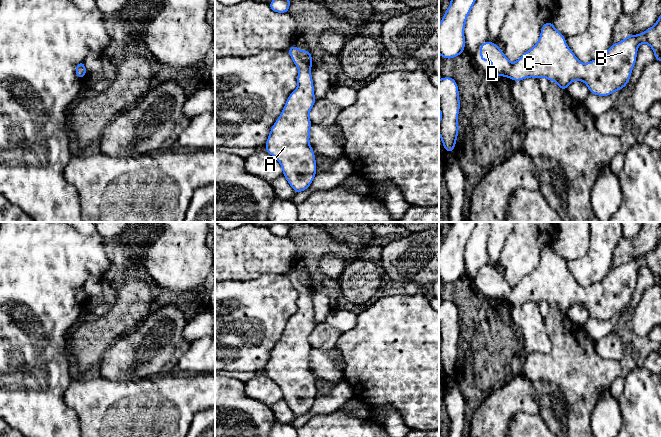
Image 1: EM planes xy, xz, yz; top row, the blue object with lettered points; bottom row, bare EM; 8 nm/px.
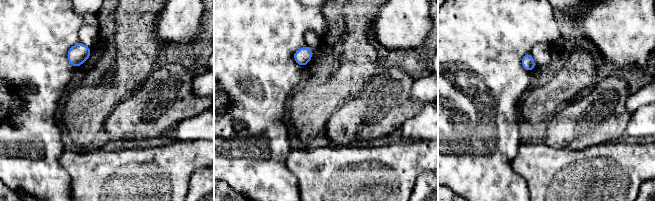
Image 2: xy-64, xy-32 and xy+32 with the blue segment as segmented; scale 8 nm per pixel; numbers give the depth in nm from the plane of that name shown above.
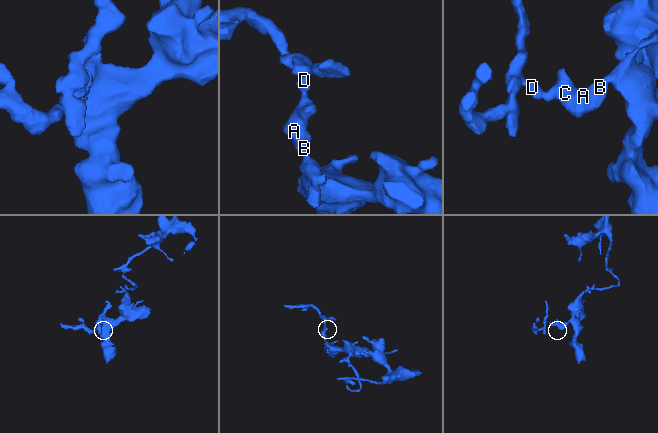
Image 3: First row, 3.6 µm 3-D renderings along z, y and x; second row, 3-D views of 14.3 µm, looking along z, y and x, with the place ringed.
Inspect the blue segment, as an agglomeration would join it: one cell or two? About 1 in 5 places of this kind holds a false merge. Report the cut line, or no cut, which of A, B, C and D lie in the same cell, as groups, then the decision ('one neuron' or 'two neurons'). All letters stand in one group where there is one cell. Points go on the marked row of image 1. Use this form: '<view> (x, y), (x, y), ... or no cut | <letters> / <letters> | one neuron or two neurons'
no cut | A B C D | one neuron

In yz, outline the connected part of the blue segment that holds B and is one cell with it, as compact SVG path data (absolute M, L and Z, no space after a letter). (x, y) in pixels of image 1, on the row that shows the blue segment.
M661 14L656 24L639 35L630 34L624 40L612 44L607 52L599 59L581 63L568 47L565 36L559 32L552 21L541 27L540 38L533 48L526 51L512 64L495 42L485 41L480 44L480 60L492 61L492 70L487 73L509 77L514 81L522 81L527 77L546 77L549 82L555 81L561 90L567 92L568 85L575 81L583 81L589 88L590 94L610 96L613 92L623 89L629 82L632 69L636 63L637 49L641 43L647 43L654 51L655 60L661 62Z

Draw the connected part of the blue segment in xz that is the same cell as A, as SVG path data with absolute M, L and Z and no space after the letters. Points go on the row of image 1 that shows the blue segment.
M295 44L288 49L299 69L298 87L287 98L279 118L273 124L265 144L265 151L280 164L283 176L295 193L305 191L317 172L315 153L309 144L311 121L309 112L317 101L310 72L312 55L298 50Z

